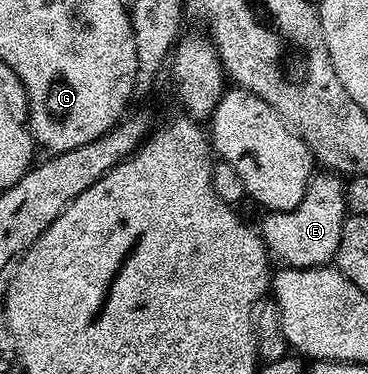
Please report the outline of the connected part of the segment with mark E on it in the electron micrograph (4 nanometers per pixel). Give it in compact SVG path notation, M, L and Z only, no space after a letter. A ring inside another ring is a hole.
M315 174L310 177L310 185L300 202L292 210L283 212L266 212L263 215L260 235L266 243L266 251L279 265L287 268L320 268L329 265L338 255L340 238L348 219L346 211L346 185L343 177L338 174Z

